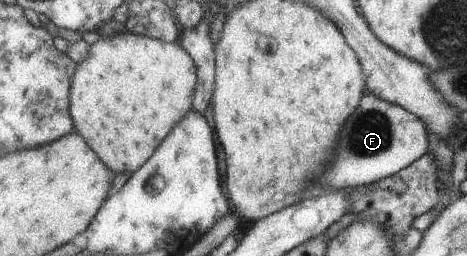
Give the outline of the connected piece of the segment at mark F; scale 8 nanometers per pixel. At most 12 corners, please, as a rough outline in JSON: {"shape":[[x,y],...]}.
{"shape":[[368,92],[319,188],[354,190],[429,152],[416,114]]}

